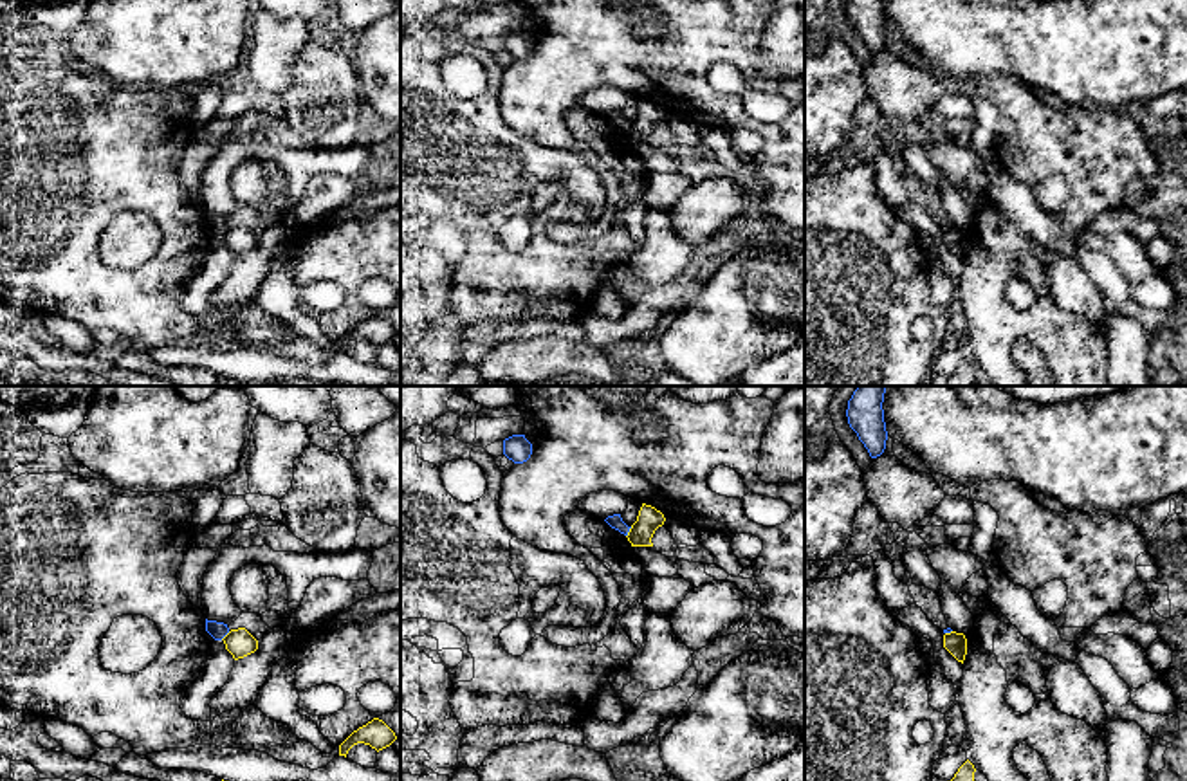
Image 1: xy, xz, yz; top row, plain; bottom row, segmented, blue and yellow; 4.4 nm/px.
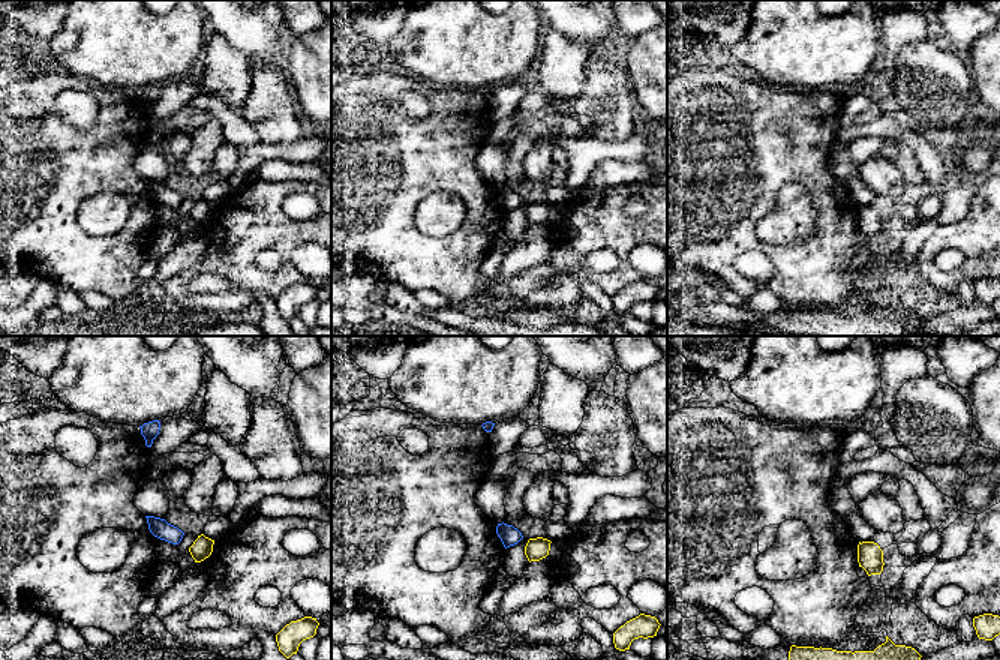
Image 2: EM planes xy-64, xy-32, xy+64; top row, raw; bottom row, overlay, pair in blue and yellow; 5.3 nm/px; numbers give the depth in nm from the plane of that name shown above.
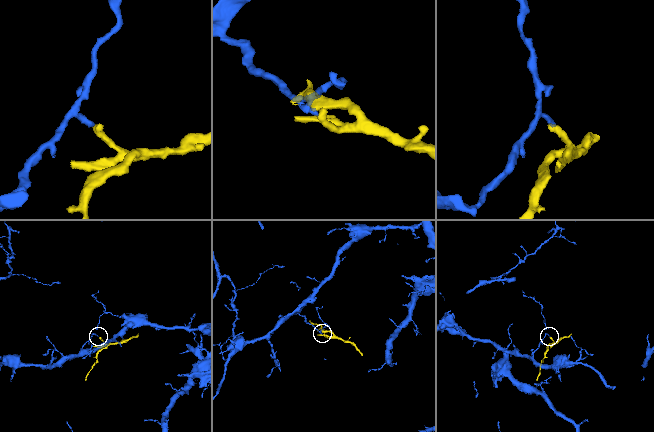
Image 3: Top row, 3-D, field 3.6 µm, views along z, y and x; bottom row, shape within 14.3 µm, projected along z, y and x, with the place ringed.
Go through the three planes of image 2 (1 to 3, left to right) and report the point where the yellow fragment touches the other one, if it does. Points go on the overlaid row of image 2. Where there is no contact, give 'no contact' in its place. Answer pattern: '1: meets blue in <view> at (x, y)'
1: no contact
2: no contact
3: no contact

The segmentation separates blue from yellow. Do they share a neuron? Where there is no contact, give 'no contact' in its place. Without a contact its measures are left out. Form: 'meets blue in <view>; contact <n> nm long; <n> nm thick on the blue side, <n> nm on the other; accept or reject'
meets blue in xz; contact 50 nm long; 70 nm thick on the blue side, 110 nm on the other; reject

